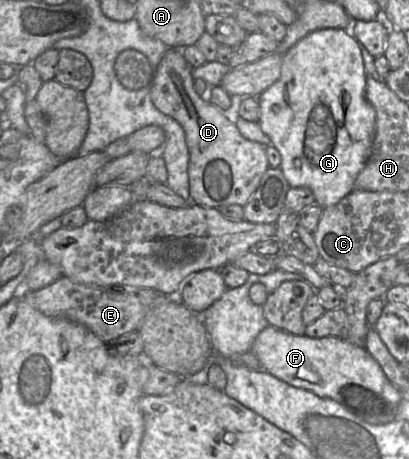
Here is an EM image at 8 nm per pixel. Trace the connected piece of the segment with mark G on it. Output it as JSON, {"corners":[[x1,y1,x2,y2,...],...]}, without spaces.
{"corners":[[326,28,311,32,302,38,283,54,281,76,278,81,264,90,257,98,260,106,258,123,262,131,270,138,272,145,280,152,281,164,279,168,283,172,290,187,306,187,311,189,315,196,315,204,323,209,335,205,355,189,355,180,364,168,372,151,376,125,376,110,366,98,366,70,362,52,359,41,352,36,350,29]]}

